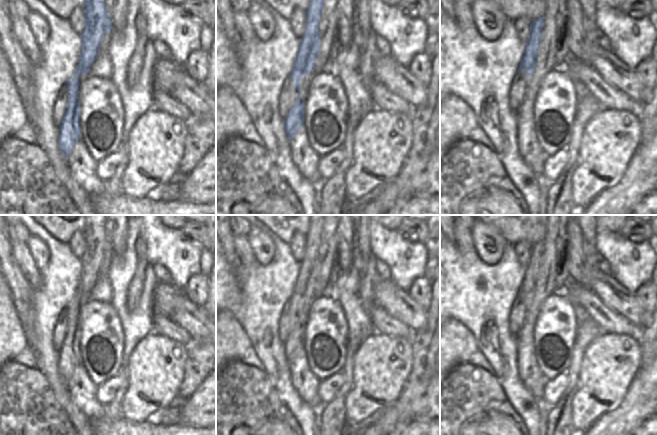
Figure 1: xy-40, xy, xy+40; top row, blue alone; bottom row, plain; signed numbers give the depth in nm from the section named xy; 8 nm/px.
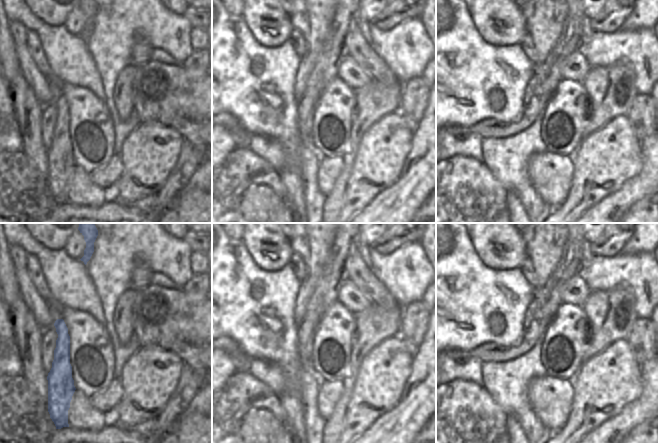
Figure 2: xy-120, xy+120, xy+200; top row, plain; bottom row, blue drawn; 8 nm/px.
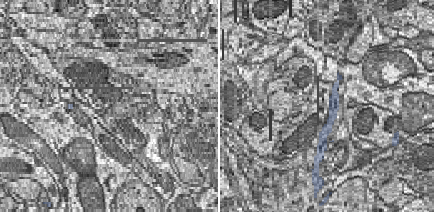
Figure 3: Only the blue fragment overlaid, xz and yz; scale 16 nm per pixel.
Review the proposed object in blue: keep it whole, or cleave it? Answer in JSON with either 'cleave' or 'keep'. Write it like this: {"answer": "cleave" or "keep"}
{"answer": "keep"}

